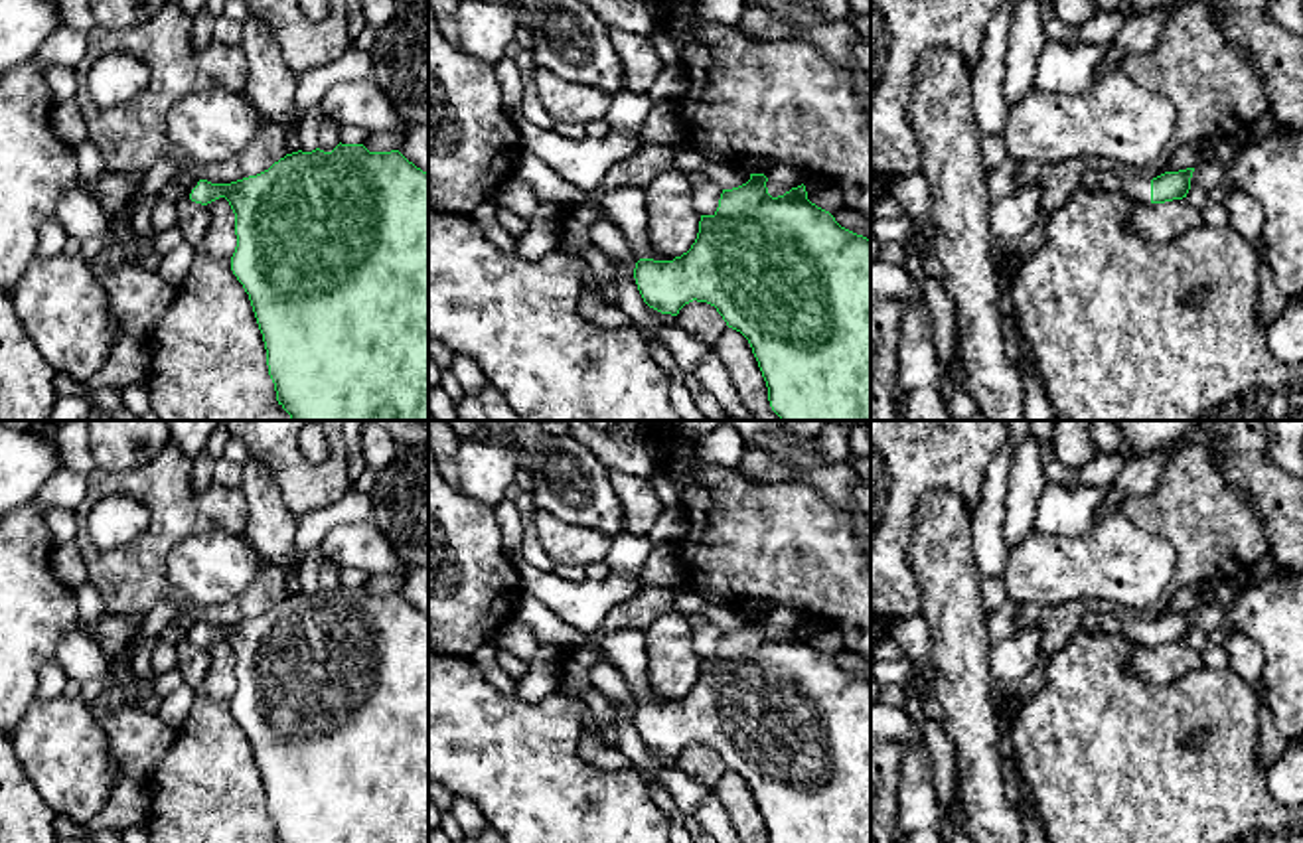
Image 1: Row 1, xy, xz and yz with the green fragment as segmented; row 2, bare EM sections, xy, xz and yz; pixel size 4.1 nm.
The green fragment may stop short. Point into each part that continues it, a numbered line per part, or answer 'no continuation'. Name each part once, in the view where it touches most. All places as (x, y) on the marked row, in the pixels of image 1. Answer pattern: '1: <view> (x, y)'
1: yz (1094, 180)

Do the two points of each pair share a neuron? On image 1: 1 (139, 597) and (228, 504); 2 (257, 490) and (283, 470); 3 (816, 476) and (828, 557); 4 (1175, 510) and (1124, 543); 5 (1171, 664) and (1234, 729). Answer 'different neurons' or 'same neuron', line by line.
1: same neuron
2: different neurons
3: different neurons
4: different neurons
5: different neurons

